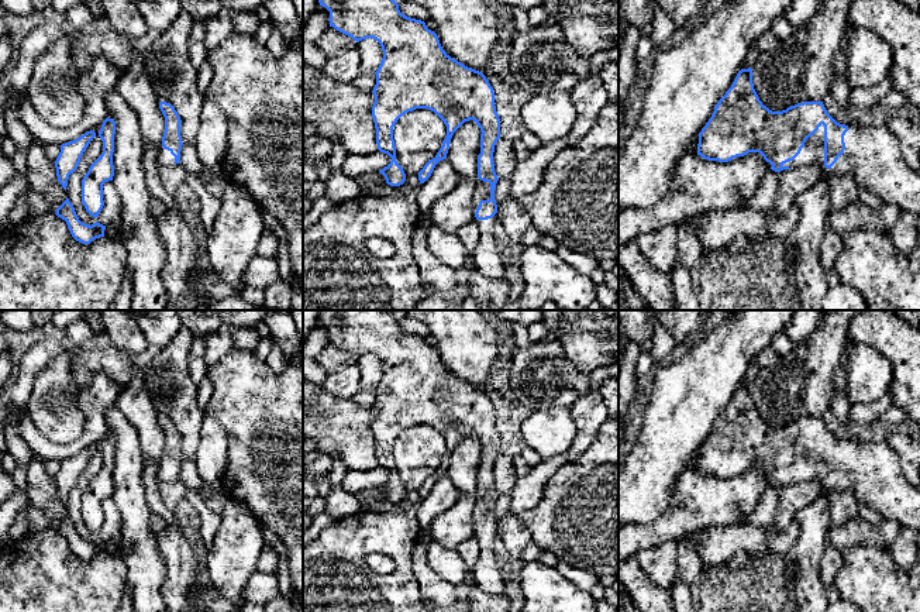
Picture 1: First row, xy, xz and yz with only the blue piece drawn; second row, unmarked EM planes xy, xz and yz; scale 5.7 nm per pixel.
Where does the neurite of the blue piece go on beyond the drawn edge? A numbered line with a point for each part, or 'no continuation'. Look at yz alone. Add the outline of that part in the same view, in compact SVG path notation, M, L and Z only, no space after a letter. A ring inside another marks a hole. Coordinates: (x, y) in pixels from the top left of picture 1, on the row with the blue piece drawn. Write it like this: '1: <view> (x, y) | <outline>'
1: yz (872, 155) | M824 126L806 140L800 154L782 166L797 168L802 165L819 164L826 173L831 176L852 173L858 186L865 186L876 193L882 203L895 204L902 212L910 212L920 216L920 175L913 172L905 164L900 155L900 144L896 135L888 127L854 127L848 126L844 135L845 149L837 162L827 169L824 166Z

